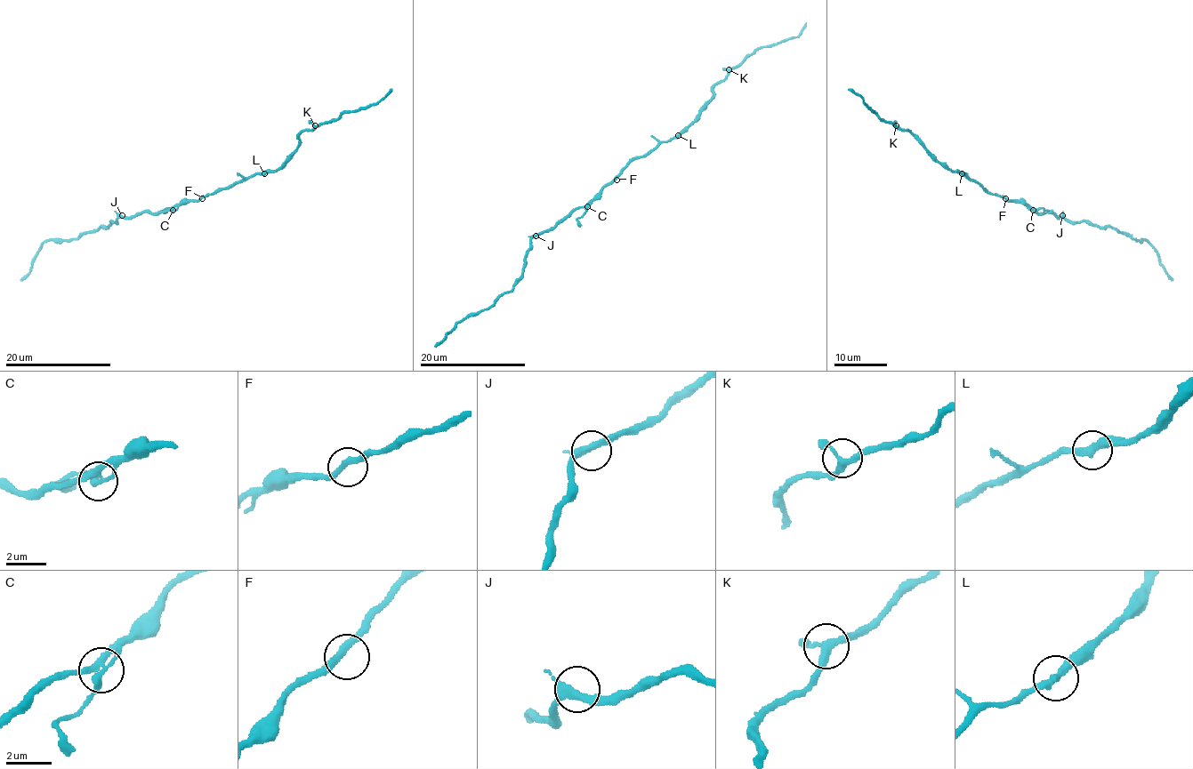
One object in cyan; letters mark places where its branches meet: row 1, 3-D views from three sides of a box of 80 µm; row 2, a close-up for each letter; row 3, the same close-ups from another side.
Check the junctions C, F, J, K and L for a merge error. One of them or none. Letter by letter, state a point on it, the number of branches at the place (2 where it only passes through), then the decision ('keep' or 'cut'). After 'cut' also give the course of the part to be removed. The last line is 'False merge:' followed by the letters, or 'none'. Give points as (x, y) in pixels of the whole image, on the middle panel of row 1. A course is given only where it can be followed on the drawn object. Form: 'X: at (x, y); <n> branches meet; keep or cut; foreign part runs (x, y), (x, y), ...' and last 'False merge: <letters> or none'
C: at (587, 206); 3 branches meet; keep
F: at (616, 180); 2 branches meet; keep
J: at (536, 236); 3 branches meet; keep
K: at (729, 69); 3 branches meet; keep
L: at (678, 135); 2 branches meet; keep
False merge: none

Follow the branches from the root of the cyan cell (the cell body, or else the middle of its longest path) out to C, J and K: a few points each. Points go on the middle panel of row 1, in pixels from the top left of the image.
C: (614, 178), (587, 207)
J: (614, 178), (584, 205), (574, 208), (553, 227), (536, 236)
K: (614, 178), (631, 161), (647, 156), (661, 142), (676, 138), (713, 99), (713, 88), (729, 69)

